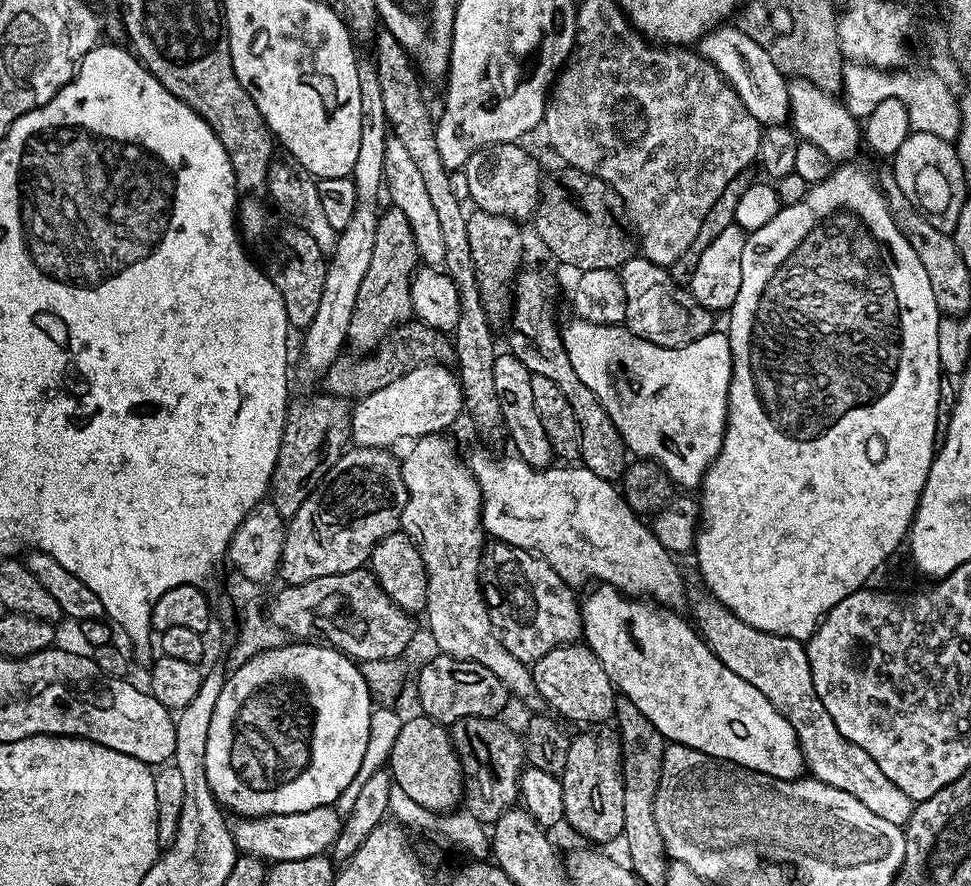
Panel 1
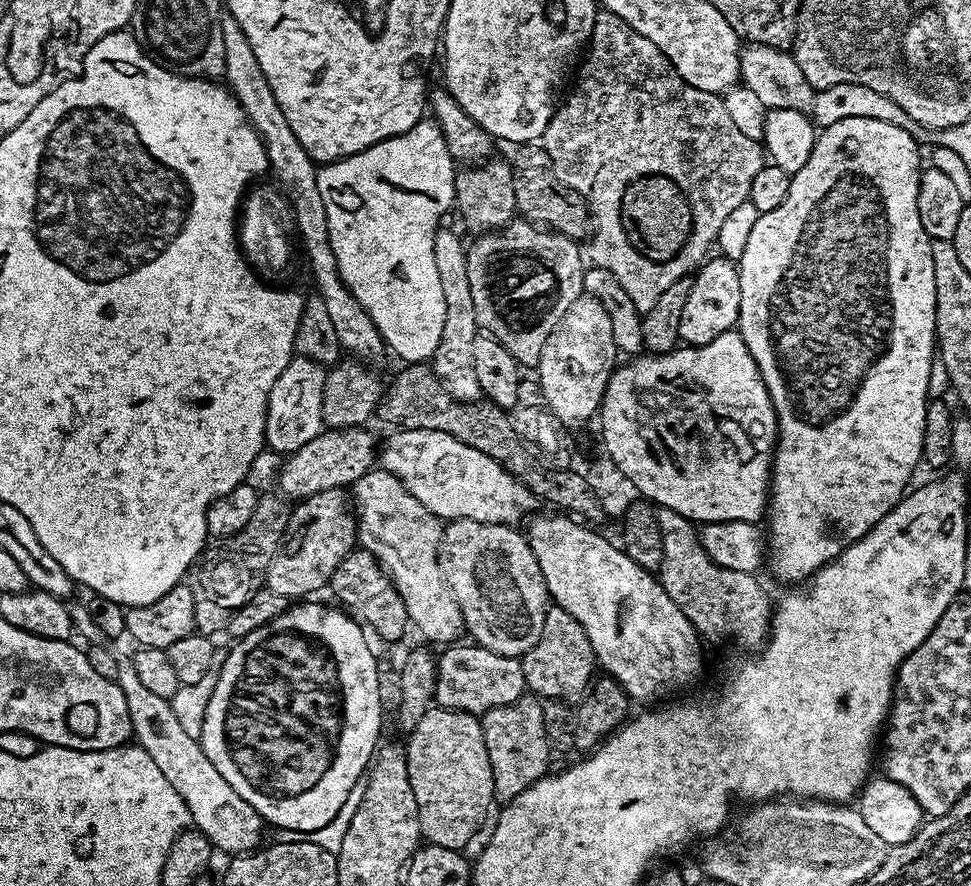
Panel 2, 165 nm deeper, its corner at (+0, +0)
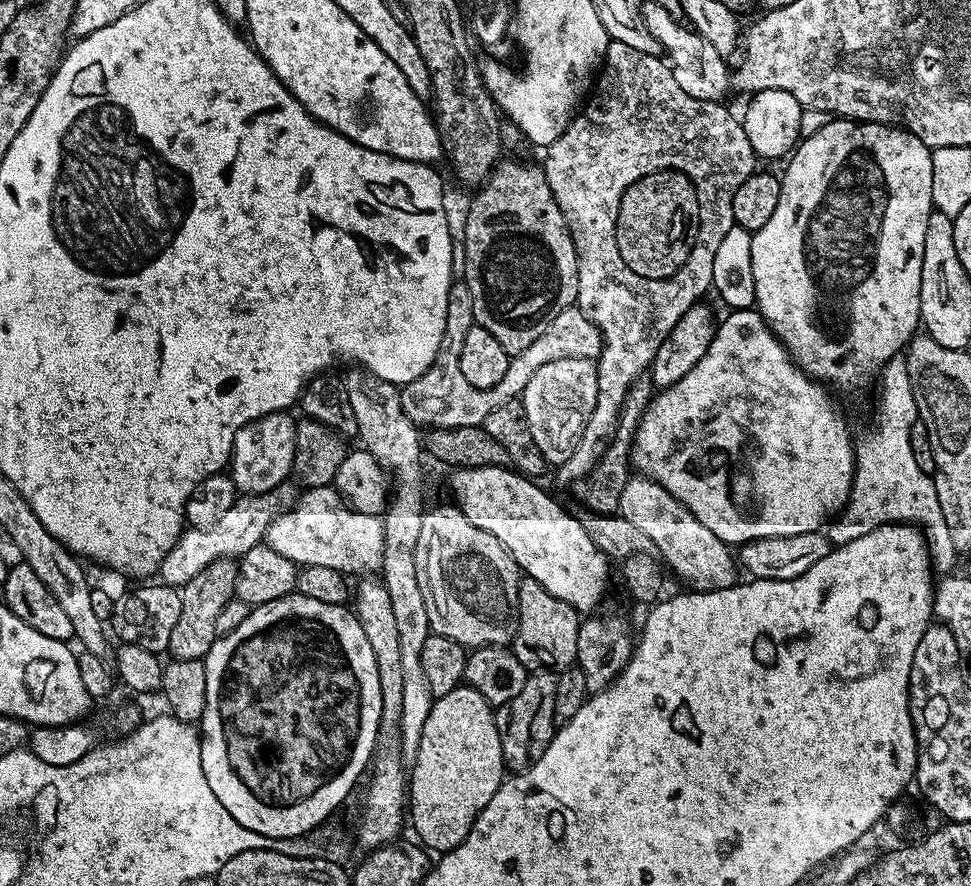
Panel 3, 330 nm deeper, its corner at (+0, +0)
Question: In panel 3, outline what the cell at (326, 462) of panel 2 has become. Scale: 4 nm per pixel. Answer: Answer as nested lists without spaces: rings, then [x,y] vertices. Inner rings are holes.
[[[285,482],[274,490],[264,492],[260,496],[241,495],[226,510],[226,514],[218,521],[217,525],[210,526],[210,530],[188,528],[181,532],[180,539],[166,554],[158,569],[159,583],[167,586],[182,586],[190,582],[196,574],[202,574],[210,562],[225,558],[239,558],[265,539],[268,527],[279,518],[283,512],[288,512],[296,505],[298,499],[297,485]]]

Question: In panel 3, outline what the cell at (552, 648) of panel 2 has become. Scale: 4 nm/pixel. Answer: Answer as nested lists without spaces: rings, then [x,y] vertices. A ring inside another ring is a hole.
[[[521,579],[516,607],[516,637],[510,645],[512,653],[529,670],[563,670],[573,667],[576,663],[581,619],[581,613],[562,602],[562,598],[554,598],[554,594],[550,594],[550,590],[538,582]]]

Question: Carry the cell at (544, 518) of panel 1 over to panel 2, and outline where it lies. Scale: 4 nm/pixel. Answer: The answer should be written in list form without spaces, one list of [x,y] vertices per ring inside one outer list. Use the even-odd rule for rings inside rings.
[[[402,428],[391,434],[384,448],[382,444],[379,449],[379,467],[398,477],[406,490],[441,521],[473,520],[516,526],[533,511],[532,507],[537,507],[532,491],[482,450],[474,450],[474,446],[466,446],[466,442],[458,442],[438,430]]]

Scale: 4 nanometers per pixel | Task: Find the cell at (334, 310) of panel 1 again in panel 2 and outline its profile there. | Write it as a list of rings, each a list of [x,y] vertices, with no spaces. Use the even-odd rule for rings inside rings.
[[[295,355],[278,376],[267,399],[268,413],[264,419],[264,442],[269,449],[291,454],[302,450],[306,442],[325,431],[322,418],[322,390],[325,389],[327,371],[323,365]]]

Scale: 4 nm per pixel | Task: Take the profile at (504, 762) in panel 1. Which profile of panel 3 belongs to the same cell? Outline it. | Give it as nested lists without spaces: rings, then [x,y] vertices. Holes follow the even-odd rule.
[[[536,670],[526,678],[526,686],[510,702],[499,705],[495,709],[496,725],[502,742],[502,754],[505,765],[513,773],[524,771],[534,766],[542,754],[550,746],[553,736],[556,735],[558,717],[554,710],[554,686],[557,673],[552,670]]]

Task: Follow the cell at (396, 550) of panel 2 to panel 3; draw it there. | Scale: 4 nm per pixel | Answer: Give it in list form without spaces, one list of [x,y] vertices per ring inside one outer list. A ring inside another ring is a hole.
[[[335,487],[309,488],[297,499],[296,505],[291,510],[283,512],[268,527],[266,543],[278,554],[282,554],[282,558],[290,558],[296,565],[305,568],[326,566],[343,574],[348,574],[349,571],[376,574],[382,569],[384,557],[384,522],[380,516],[371,516],[356,511],[346,503]]]

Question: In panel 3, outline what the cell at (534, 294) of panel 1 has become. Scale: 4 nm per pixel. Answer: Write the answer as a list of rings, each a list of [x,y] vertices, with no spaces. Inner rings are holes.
[[[524,158],[501,159],[496,167],[493,168],[487,180],[484,181],[482,187],[477,191],[481,192],[478,194],[475,193],[471,197],[472,205],[470,206],[469,217],[466,221],[466,268],[462,280],[470,290],[470,298],[474,298],[474,306],[472,307],[470,316],[475,323],[482,325],[486,330],[490,330],[490,334],[494,334],[494,338],[498,338],[498,342],[502,342],[502,346],[509,354],[526,350],[526,346],[530,346],[530,342],[534,342],[534,338],[538,338],[538,334],[542,334],[546,330],[546,326],[552,321],[552,317],[556,313],[576,304],[576,295],[578,294],[576,240],[564,219],[563,210],[558,206],[558,202],[550,190],[550,182],[546,182],[546,174],[544,173],[543,167],[539,163],[527,164],[527,162],[528,160]]]

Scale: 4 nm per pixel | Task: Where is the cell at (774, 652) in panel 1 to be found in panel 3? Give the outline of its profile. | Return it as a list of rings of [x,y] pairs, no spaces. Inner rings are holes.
[[[643,474],[633,475],[622,490],[618,515],[626,518],[654,542],[659,559],[678,579],[694,592],[713,592],[733,588],[738,582],[738,560],[733,549],[723,544],[718,534],[706,530],[694,514],[674,494],[670,494],[656,480],[649,480]]]

